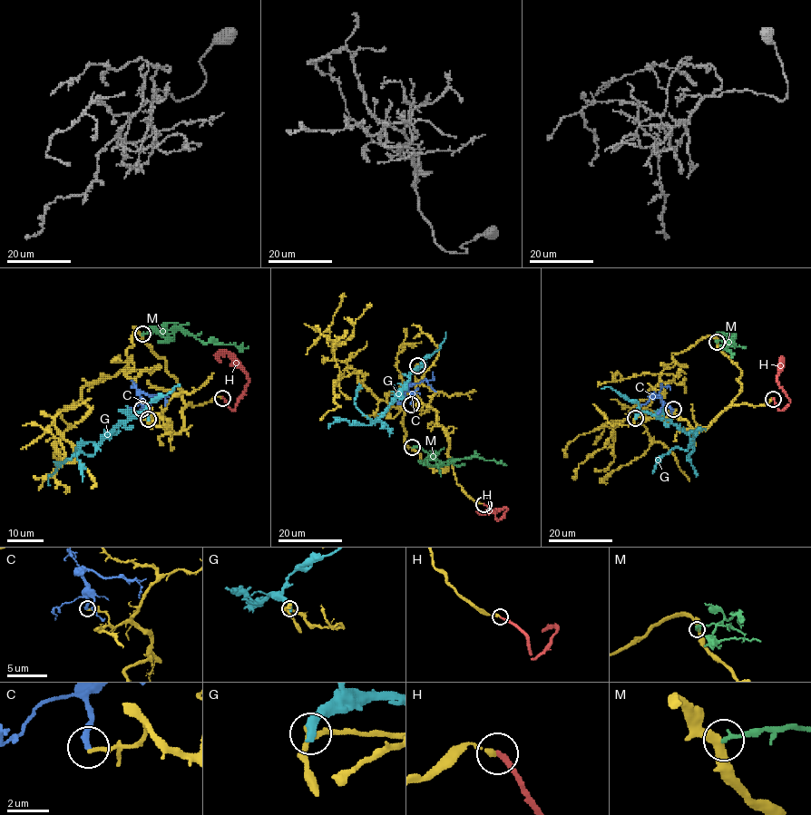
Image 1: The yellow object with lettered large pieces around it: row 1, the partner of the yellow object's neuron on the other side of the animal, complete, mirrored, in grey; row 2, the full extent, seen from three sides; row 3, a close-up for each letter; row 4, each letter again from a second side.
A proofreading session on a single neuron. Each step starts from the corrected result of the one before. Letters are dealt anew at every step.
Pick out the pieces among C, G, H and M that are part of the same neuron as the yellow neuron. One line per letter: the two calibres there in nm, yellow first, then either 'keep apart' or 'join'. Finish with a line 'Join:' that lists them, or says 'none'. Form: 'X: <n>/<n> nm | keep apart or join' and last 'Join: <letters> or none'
C: 200/280 nm | keep apart
G: 240/420 nm | keep apart
H: 240/240 nm | keep apart
M: 400/190 nm | keep apart
Join: none

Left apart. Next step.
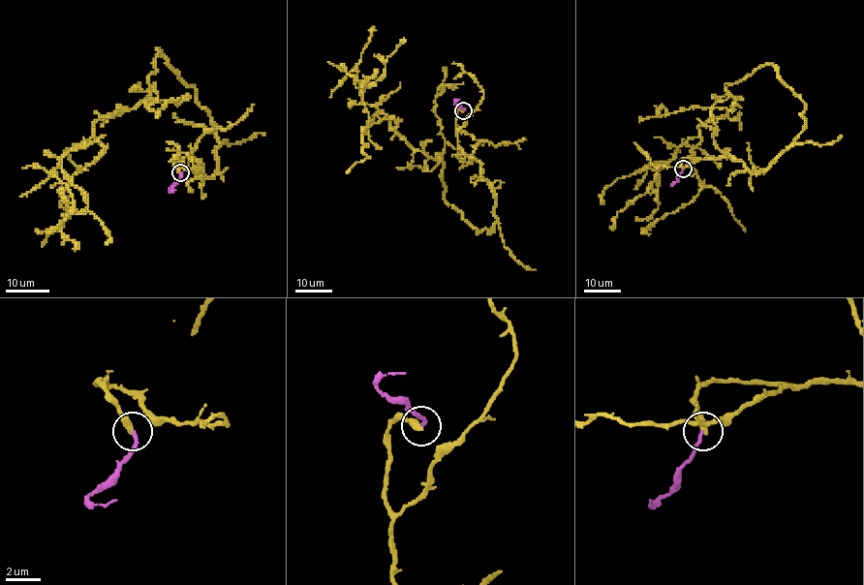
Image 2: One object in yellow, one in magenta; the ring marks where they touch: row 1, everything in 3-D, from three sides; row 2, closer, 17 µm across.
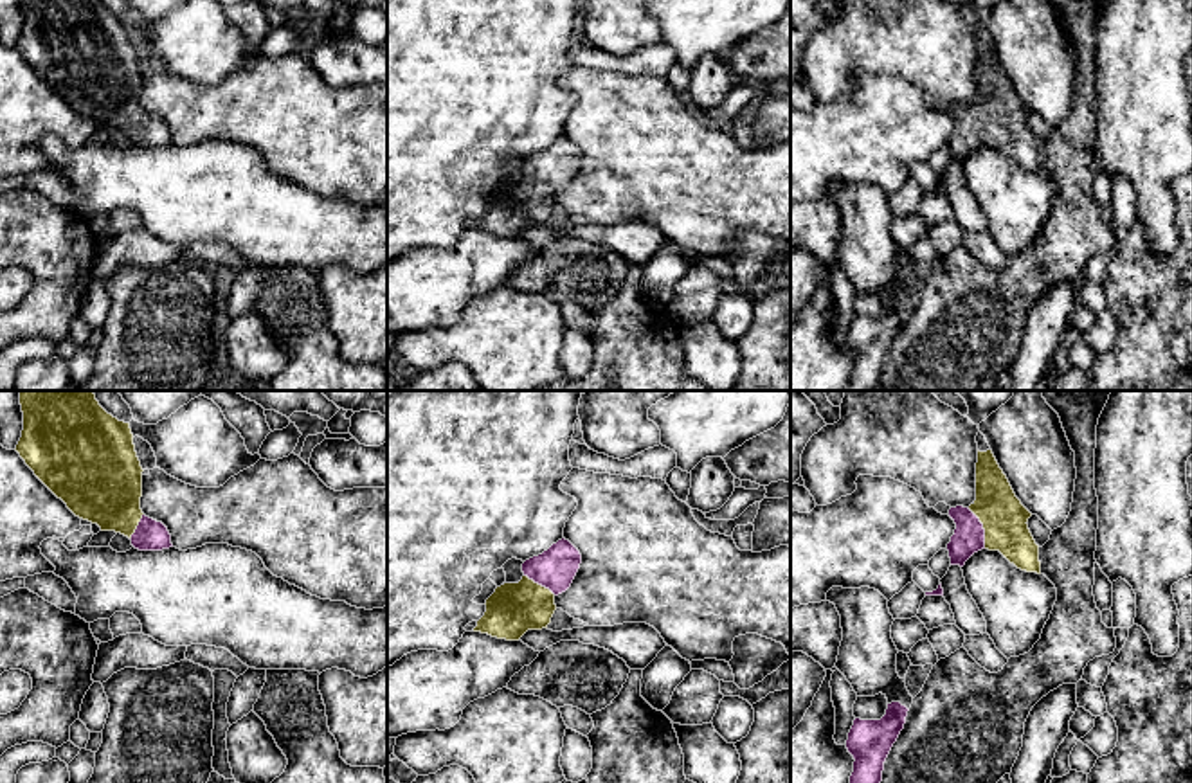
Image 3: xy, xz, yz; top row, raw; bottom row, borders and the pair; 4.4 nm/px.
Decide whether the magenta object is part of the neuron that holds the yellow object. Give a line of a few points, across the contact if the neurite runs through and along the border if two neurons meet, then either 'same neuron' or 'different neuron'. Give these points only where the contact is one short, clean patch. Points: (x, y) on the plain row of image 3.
line yz (1003, 114), (984, 125), (969, 134); same neuron

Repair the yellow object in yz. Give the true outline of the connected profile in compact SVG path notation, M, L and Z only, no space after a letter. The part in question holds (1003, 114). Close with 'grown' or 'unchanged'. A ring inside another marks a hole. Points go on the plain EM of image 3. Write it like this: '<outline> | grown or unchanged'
M978 47L976 97L969 104L951 104L949 113L956 121L954 131L947 140L951 162L963 164L974 149L989 146L999 148L1010 160L1014 160L1021 167L1041 171L1039 142L1035 140L1026 121L1032 110L1016 94L992 47Z | grown

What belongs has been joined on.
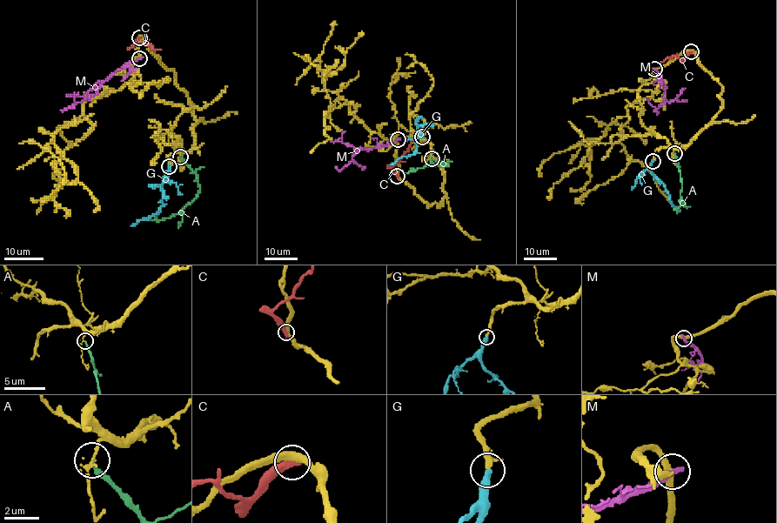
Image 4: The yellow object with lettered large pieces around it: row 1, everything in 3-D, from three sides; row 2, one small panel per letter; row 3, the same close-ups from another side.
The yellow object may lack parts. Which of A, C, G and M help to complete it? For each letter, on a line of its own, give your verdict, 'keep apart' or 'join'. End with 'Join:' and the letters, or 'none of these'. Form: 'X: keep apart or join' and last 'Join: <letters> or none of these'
A: keep apart
C: keep apart
G: join
M: keep apart
Join: G

